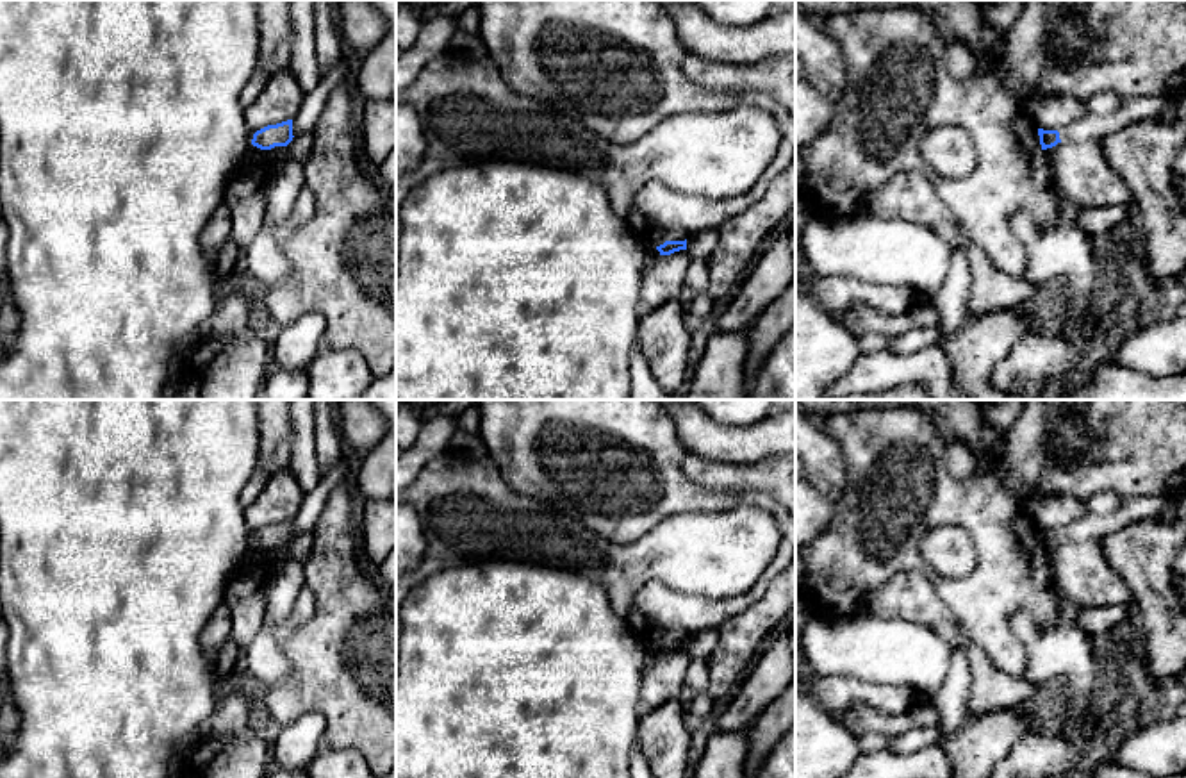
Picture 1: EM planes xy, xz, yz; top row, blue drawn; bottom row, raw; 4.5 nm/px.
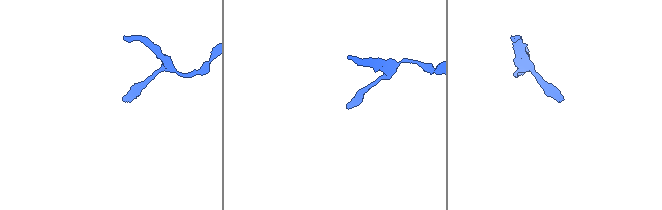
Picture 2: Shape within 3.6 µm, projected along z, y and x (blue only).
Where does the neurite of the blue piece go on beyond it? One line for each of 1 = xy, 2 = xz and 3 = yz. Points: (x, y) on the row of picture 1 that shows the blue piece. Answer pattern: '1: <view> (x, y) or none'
1: none
2: none
3: none

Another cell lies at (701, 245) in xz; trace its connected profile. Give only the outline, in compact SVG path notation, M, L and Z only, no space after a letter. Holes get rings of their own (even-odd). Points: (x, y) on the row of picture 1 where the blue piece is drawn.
M715 228L697 232L687 239L687 253L690 259L706 261L713 253L717 241L719 232Z

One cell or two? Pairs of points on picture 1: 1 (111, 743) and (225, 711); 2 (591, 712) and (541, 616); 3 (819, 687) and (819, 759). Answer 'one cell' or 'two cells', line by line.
1: two cells
2: one cell
3: two cells

